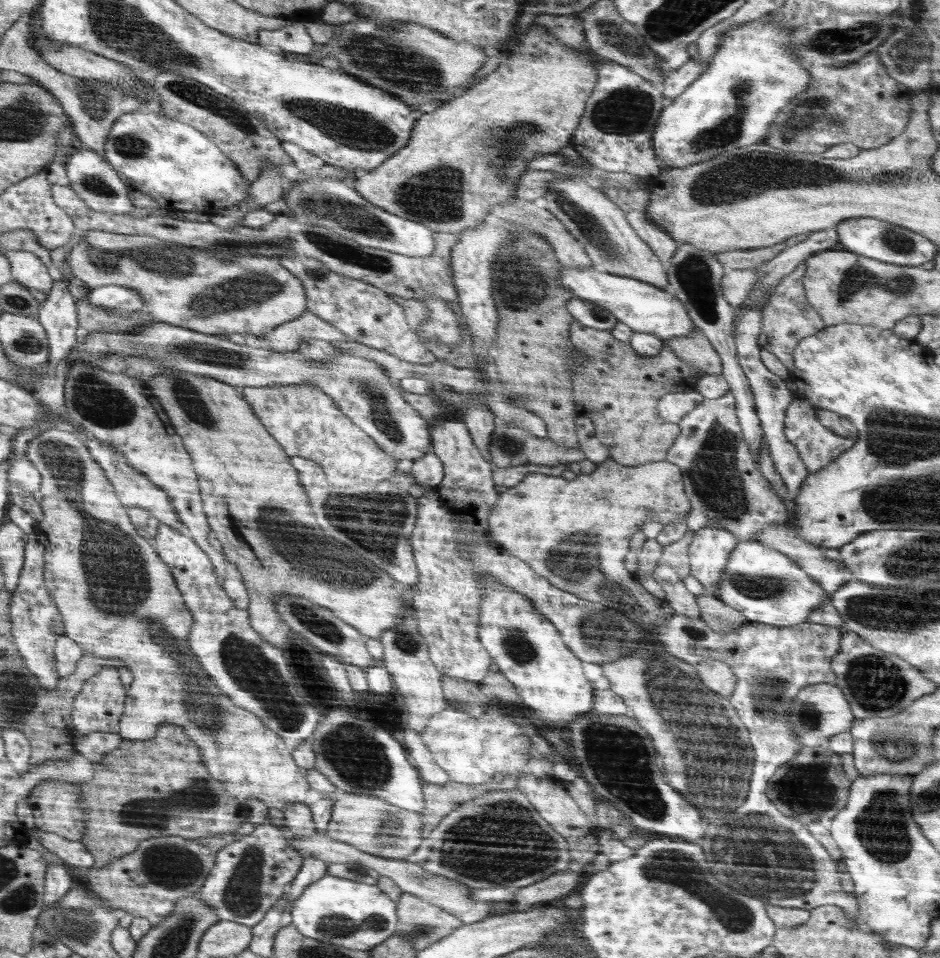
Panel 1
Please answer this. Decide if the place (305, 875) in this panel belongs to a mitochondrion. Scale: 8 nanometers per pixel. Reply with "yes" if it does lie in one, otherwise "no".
no

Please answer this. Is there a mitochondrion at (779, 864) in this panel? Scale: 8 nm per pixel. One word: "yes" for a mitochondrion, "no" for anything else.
yes

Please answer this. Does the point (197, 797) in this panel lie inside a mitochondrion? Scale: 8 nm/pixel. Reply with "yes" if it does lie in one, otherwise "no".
yes

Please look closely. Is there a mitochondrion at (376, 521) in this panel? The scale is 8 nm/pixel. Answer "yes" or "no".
yes

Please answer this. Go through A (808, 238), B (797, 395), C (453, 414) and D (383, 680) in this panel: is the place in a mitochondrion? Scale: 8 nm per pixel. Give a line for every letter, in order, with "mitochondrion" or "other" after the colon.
A: other
B: other
C: other
D: other

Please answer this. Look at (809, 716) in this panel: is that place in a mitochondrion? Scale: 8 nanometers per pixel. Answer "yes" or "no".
yes

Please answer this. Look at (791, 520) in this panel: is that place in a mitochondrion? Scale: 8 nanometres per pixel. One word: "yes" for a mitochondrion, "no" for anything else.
no

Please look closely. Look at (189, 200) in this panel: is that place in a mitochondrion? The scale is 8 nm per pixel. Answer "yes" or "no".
no

